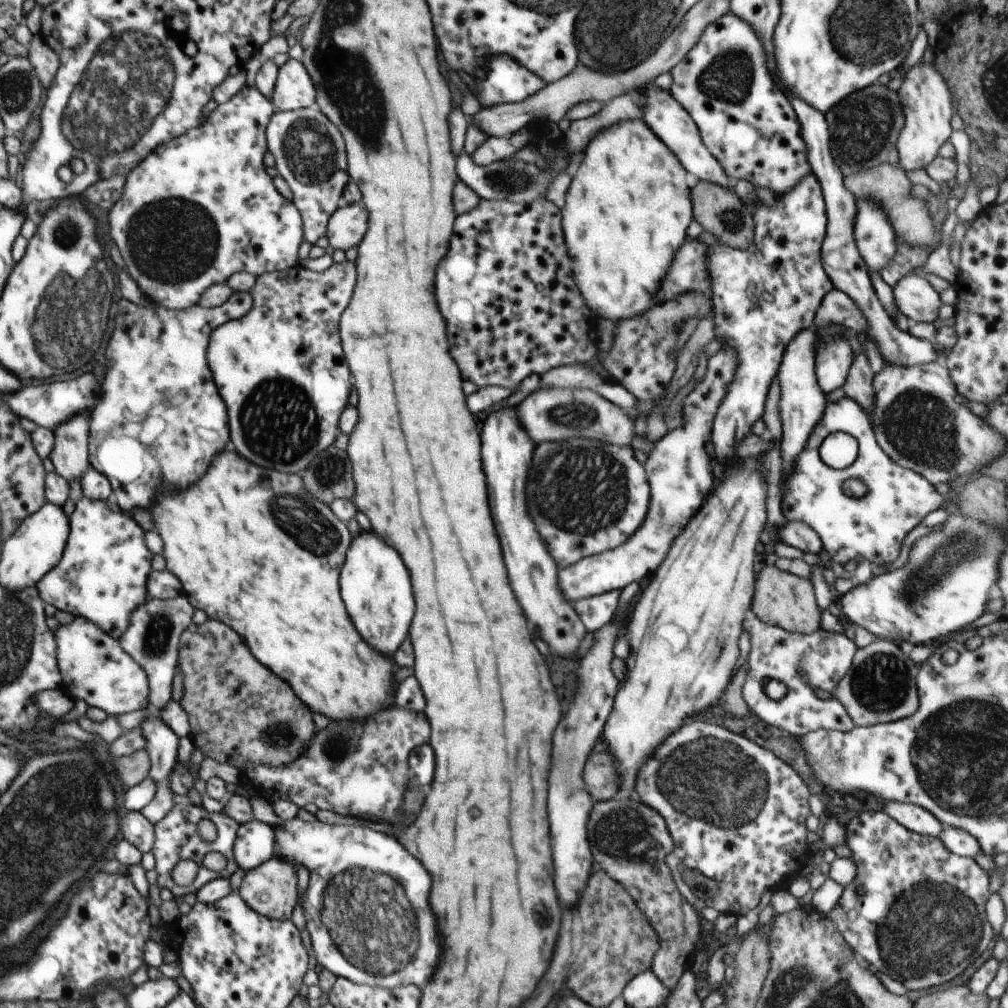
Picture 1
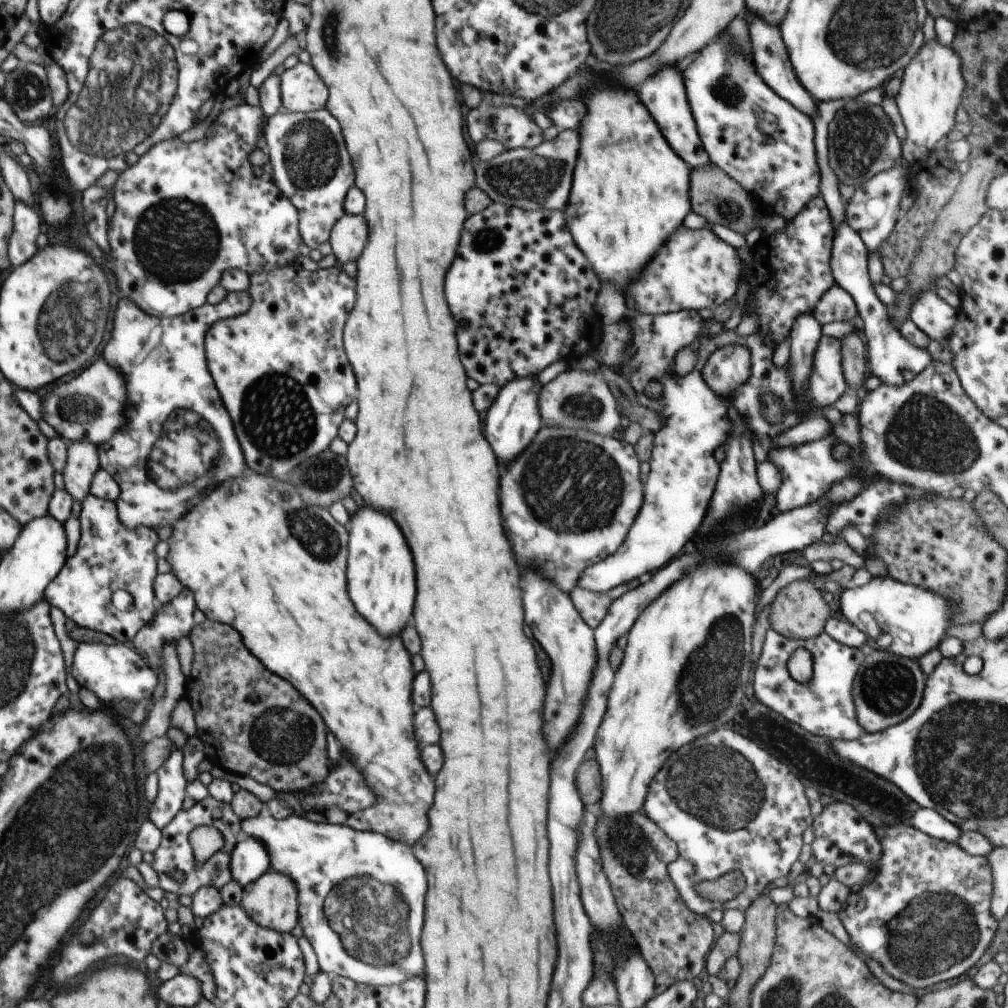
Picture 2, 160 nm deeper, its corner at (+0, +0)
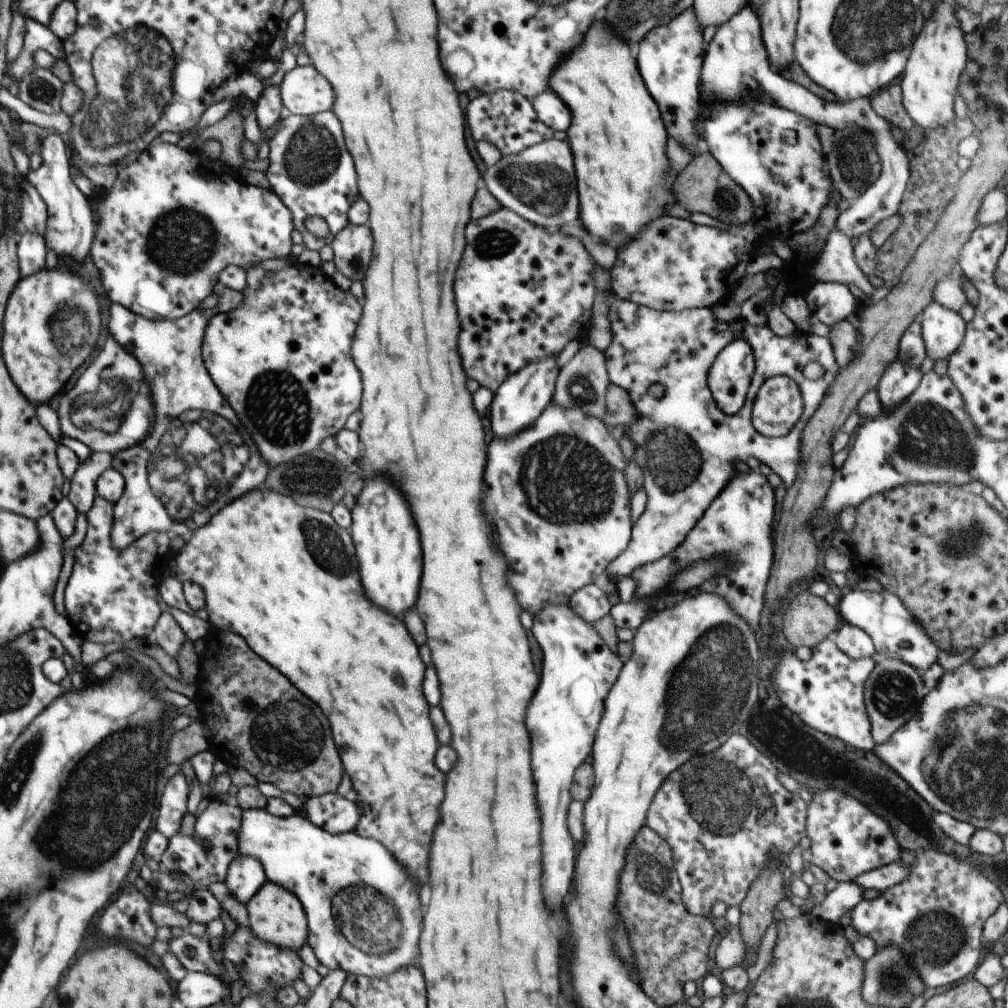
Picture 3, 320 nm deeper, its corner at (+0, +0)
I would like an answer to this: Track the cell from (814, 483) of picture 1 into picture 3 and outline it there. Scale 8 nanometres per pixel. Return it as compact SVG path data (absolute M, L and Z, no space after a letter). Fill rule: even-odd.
M613 297L609 304L608 318L612 338L604 352L604 360L610 382L621 386L629 394L630 402L638 410L638 418L625 428L625 434L634 443L633 459L642 469L643 487L647 492L645 510L631 528L628 548L605 569L604 574L608 580L617 582L620 576L631 576L635 568L670 554L684 542L686 535L704 516L708 506L731 481L732 474L736 474L736 460L755 467L766 464L782 479L786 487L792 486L801 461L803 429L821 405L840 366L835 359L833 346L828 337L818 336L809 330L806 332L795 330L790 336L781 337L775 335L767 324L762 326L750 324L742 316L732 322L720 321L714 317L711 307L683 311L657 311L626 299ZM737 340L746 341L752 347L755 356L755 371L749 383L744 406L736 414L728 415L715 404L708 386L708 371L710 361L714 360L724 347ZM812 361L819 362L825 368L824 376L818 380L810 380L803 373L803 368ZM778 375L788 375L800 387L804 408L802 408L800 420L794 424L786 436L770 438L754 430L751 412L758 389L766 382L766 379ZM652 384L664 386L661 398L653 398L648 394L648 388Z

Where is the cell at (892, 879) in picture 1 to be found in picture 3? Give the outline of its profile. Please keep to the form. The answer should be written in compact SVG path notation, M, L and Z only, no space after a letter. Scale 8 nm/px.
M936 847L909 851L901 848L901 863L909 866L911 876L904 882L880 893L875 900L862 900L851 913L851 925L862 936L869 936L876 946L896 945L905 954L911 967L928 988L942 988L970 977L984 956L983 926L1005 902L1003 892L978 869L972 868L954 855L939 853Z

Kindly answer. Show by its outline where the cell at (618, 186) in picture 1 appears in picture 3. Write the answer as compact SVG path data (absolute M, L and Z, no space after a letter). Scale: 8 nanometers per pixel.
M594 20L582 42L556 65L549 76L549 88L572 112L572 126L566 134L574 152L573 163L580 190L579 220L594 239L616 248L616 244L634 238L654 216L666 215L664 204L675 198L673 193L670 196L672 179L666 158L669 134L664 128L658 105L640 78L628 44L602 20Z

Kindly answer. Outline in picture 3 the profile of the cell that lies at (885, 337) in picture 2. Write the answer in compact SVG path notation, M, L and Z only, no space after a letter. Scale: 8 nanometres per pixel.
M898 358L884 371L877 386L883 410L890 411L904 402L919 387L920 369L909 367Z

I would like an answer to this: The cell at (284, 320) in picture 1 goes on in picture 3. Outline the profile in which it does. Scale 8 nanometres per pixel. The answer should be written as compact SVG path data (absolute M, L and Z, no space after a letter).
M294 263L286 265L280 271L266 271L259 265L250 265L247 269L247 283L242 291L242 302L230 312L218 313L211 318L207 324L207 330L203 336L203 360L207 365L207 371L212 374L214 384L224 394L224 398L238 414L240 422L244 428L252 434L252 440L256 442L258 450L262 452L264 460L270 466L278 466L282 462L288 462L296 456L310 454L313 450L321 446L321 442L328 437L336 437L344 428L348 417L360 408L360 398L362 398L362 378L360 369L356 366L355 360L351 355L352 341L355 337L356 327L361 319L363 310L361 301L350 293L338 287L331 277L324 274L321 267L312 265L302 265Z

